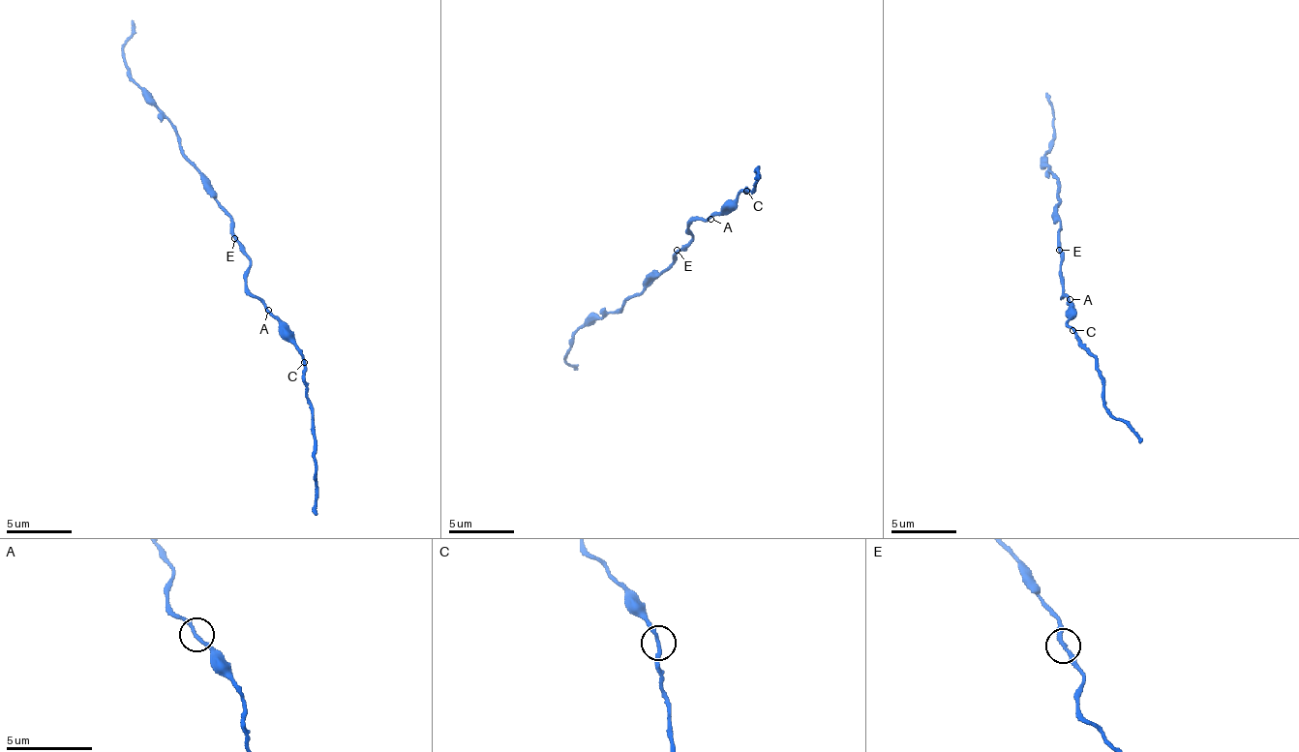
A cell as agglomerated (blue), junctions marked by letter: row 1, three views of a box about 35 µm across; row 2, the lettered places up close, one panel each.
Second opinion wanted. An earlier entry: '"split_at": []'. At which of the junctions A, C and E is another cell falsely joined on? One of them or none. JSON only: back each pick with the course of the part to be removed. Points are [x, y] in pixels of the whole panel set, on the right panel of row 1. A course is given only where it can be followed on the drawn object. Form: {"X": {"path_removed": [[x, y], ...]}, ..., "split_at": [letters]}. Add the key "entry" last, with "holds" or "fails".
{"split_at": [], "entry": "holds"}

